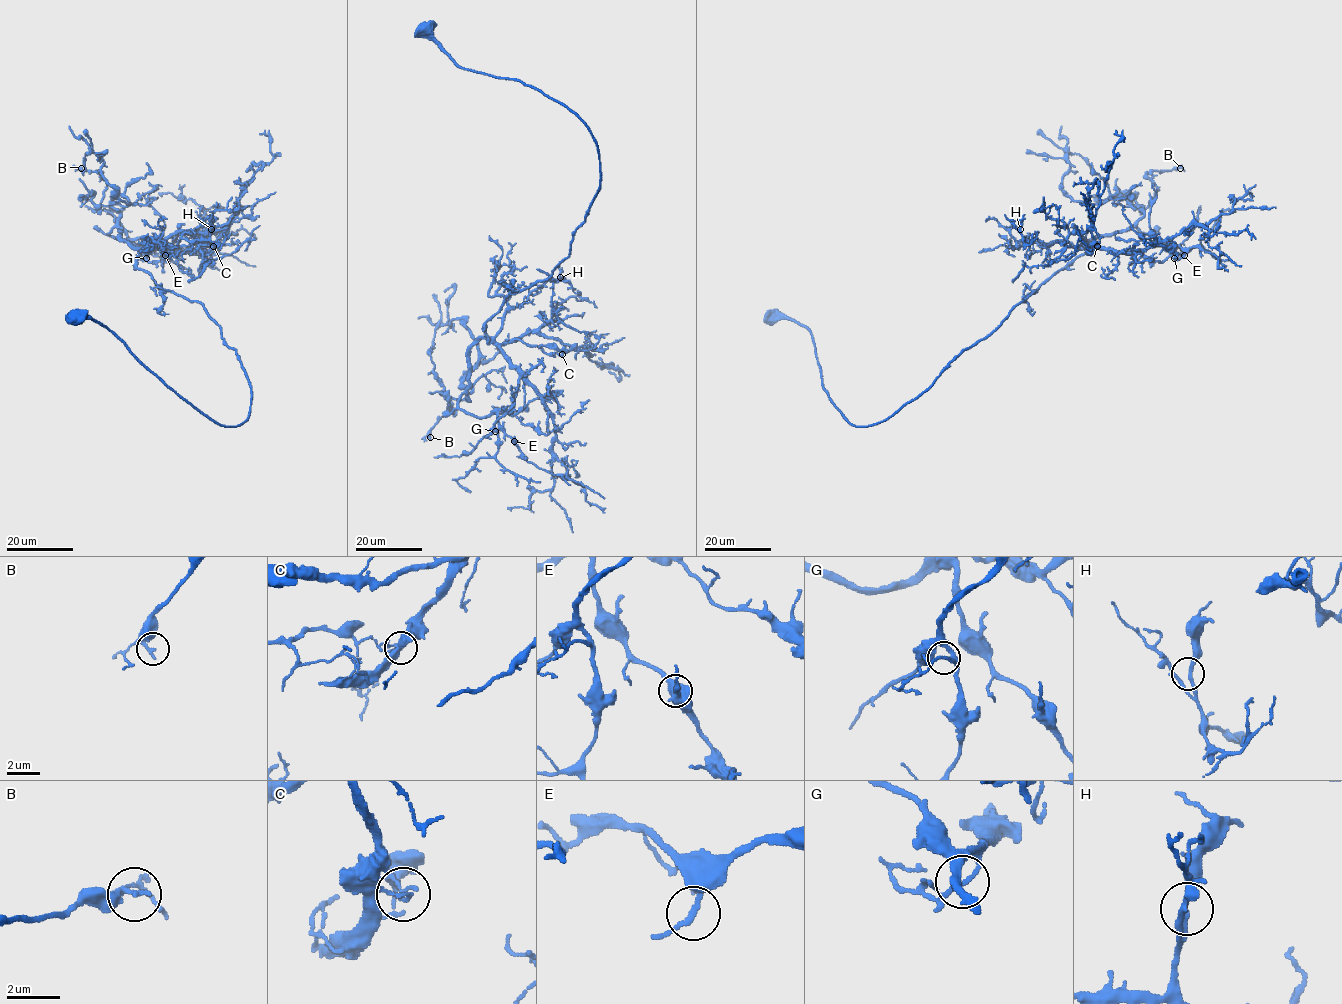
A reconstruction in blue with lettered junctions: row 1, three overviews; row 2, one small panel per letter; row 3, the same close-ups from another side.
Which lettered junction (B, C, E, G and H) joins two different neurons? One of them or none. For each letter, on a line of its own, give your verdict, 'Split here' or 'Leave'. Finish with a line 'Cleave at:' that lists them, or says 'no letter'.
B: Leave
C: Split here
E: Leave
G: Leave
H: Leave
Cleave at: C

